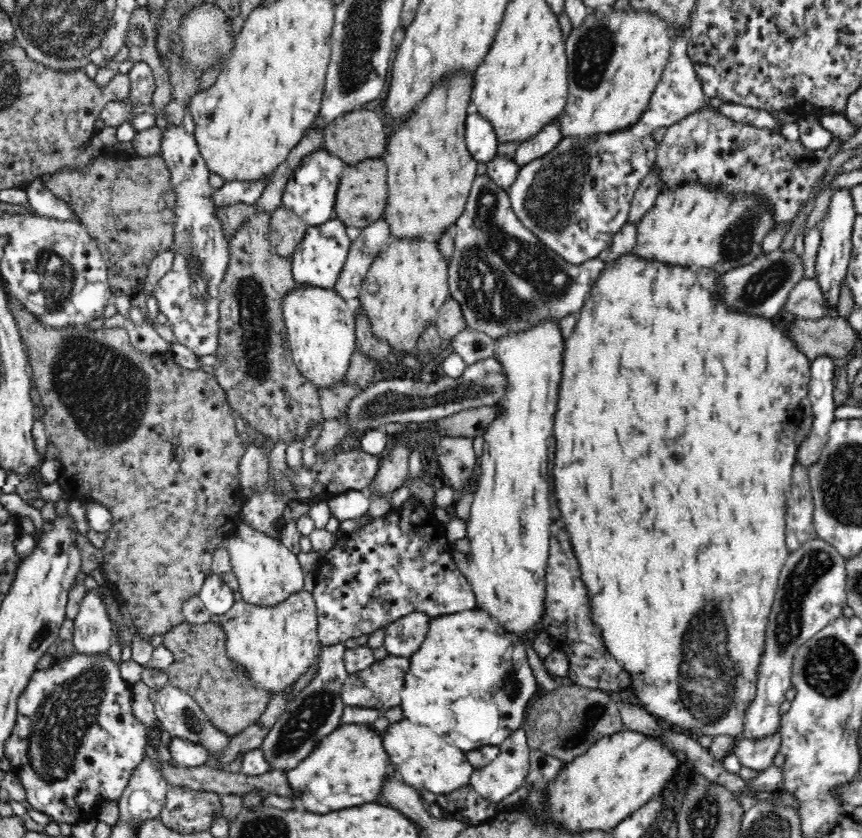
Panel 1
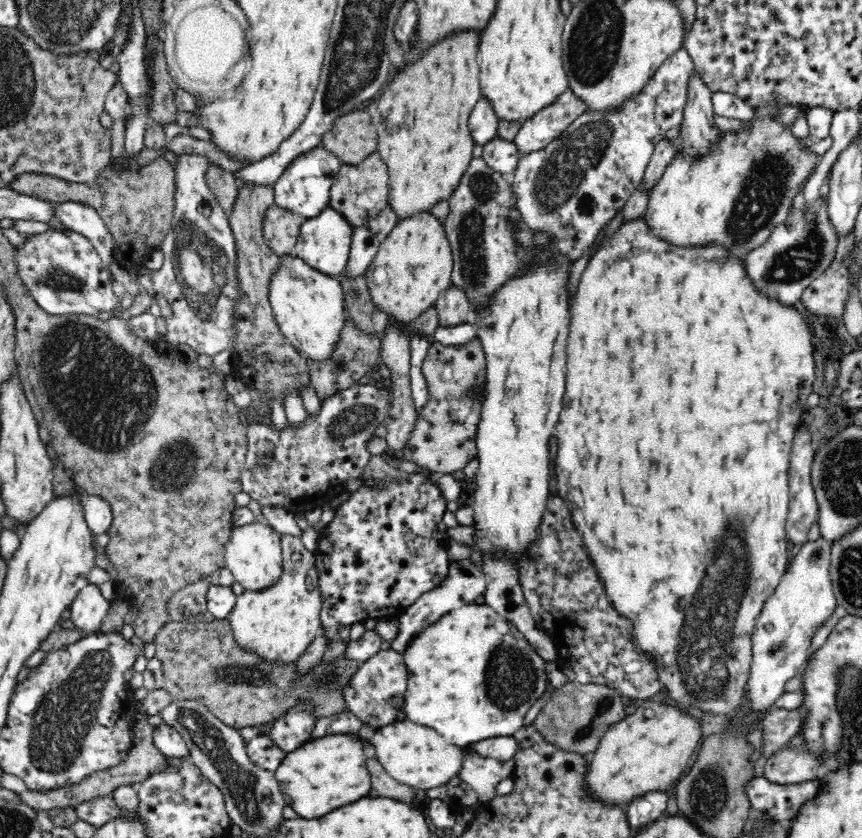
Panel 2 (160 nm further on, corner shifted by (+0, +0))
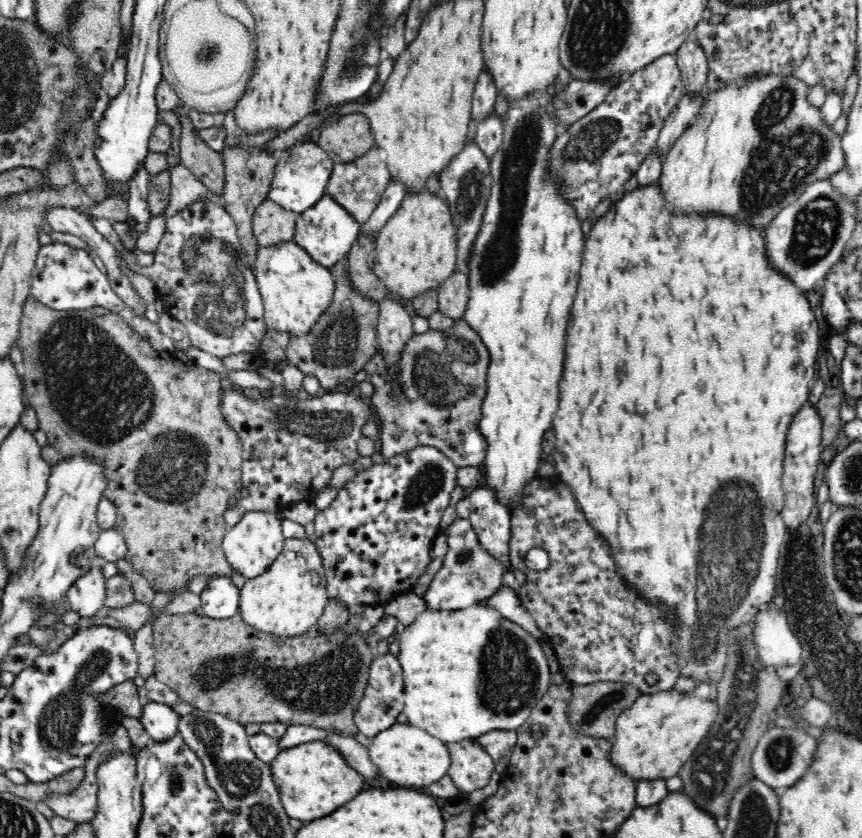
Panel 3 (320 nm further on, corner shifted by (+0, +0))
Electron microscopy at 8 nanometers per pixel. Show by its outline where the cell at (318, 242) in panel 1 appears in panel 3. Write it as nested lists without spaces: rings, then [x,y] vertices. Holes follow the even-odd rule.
[[[326,192],[314,206],[310,206],[305,212],[296,215],[296,228],[294,238],[298,246],[306,249],[306,252],[318,263],[330,267],[350,252],[354,240],[361,230],[361,223],[354,219],[341,204],[338,204]]]

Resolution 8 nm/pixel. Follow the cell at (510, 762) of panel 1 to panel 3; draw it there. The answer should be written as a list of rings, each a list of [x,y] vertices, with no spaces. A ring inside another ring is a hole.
[[[475,739],[448,744],[450,768],[446,774],[463,795],[484,788],[494,774],[495,762]]]

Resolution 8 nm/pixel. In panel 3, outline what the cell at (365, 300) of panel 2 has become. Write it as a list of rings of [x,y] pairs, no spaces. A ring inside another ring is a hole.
[[[358,232],[347,254],[347,271],[351,284],[358,292],[380,303],[390,292],[373,269],[376,260],[375,238],[373,232]]]

